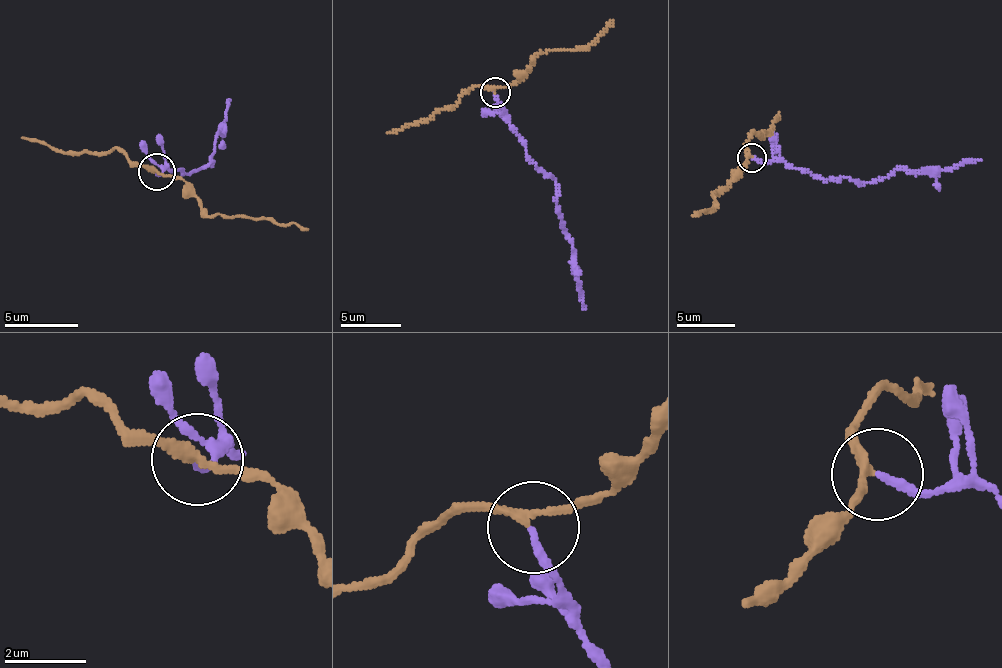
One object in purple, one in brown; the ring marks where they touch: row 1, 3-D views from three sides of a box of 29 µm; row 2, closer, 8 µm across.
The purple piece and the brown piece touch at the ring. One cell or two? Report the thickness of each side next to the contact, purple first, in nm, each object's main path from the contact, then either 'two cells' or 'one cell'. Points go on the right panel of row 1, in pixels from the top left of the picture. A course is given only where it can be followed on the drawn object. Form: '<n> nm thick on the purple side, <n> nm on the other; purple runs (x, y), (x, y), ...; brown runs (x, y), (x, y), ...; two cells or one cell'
190 nm thick on the purple side, 190 nm on the other; purple runs (752, 156), (764, 163), (782, 161), (823, 179), (861, 183), (876, 182), (898, 170), (942, 170), (981, 160); brown runs (752, 156), (716, 190), (713, 197), (718, 204), (692, 216); two cells

